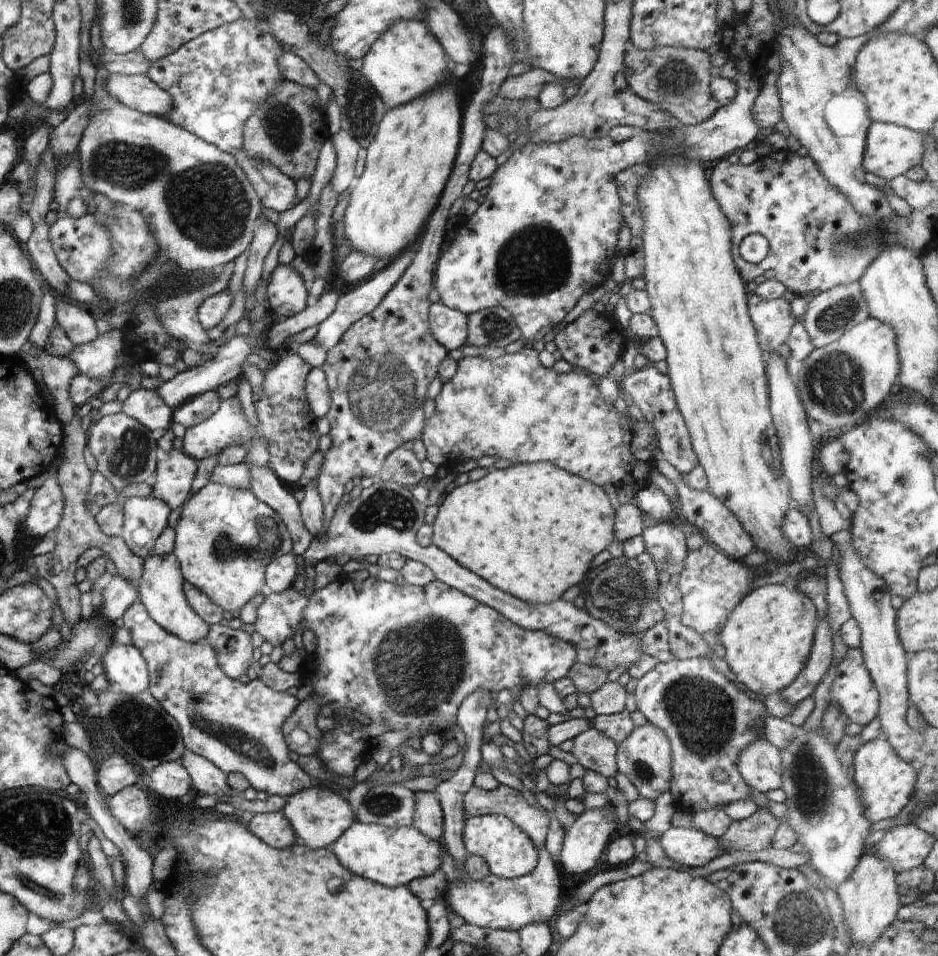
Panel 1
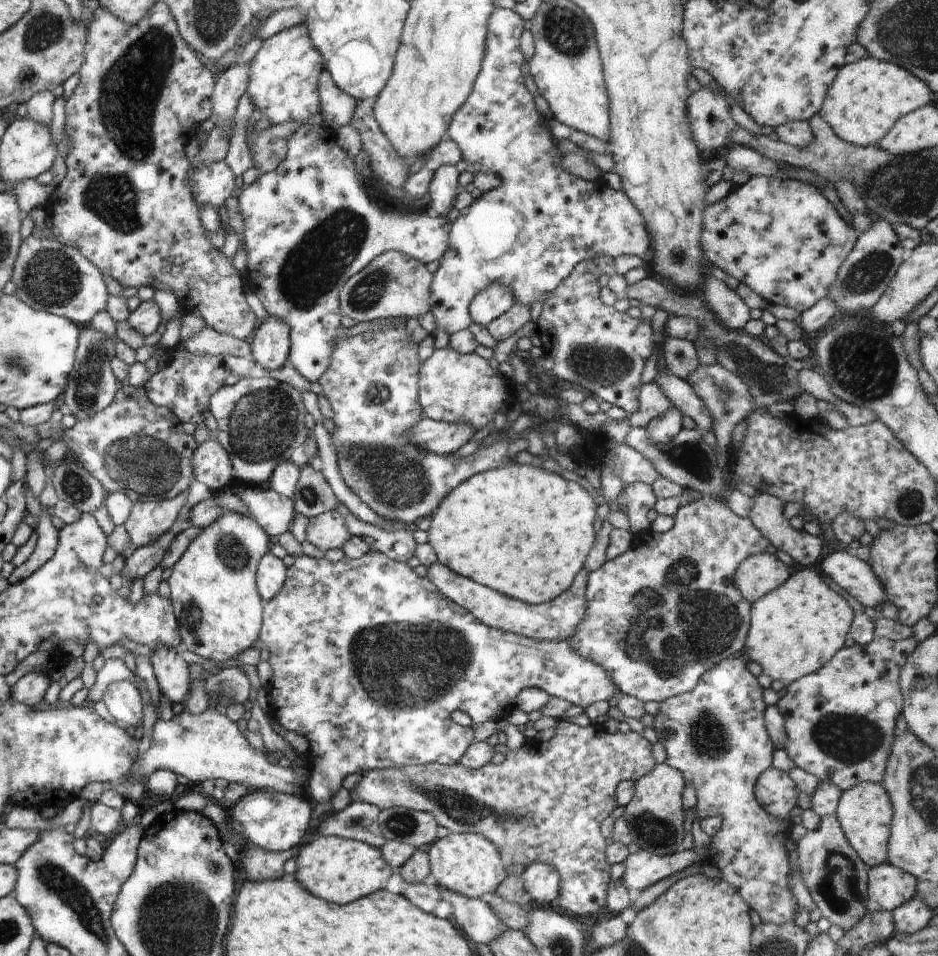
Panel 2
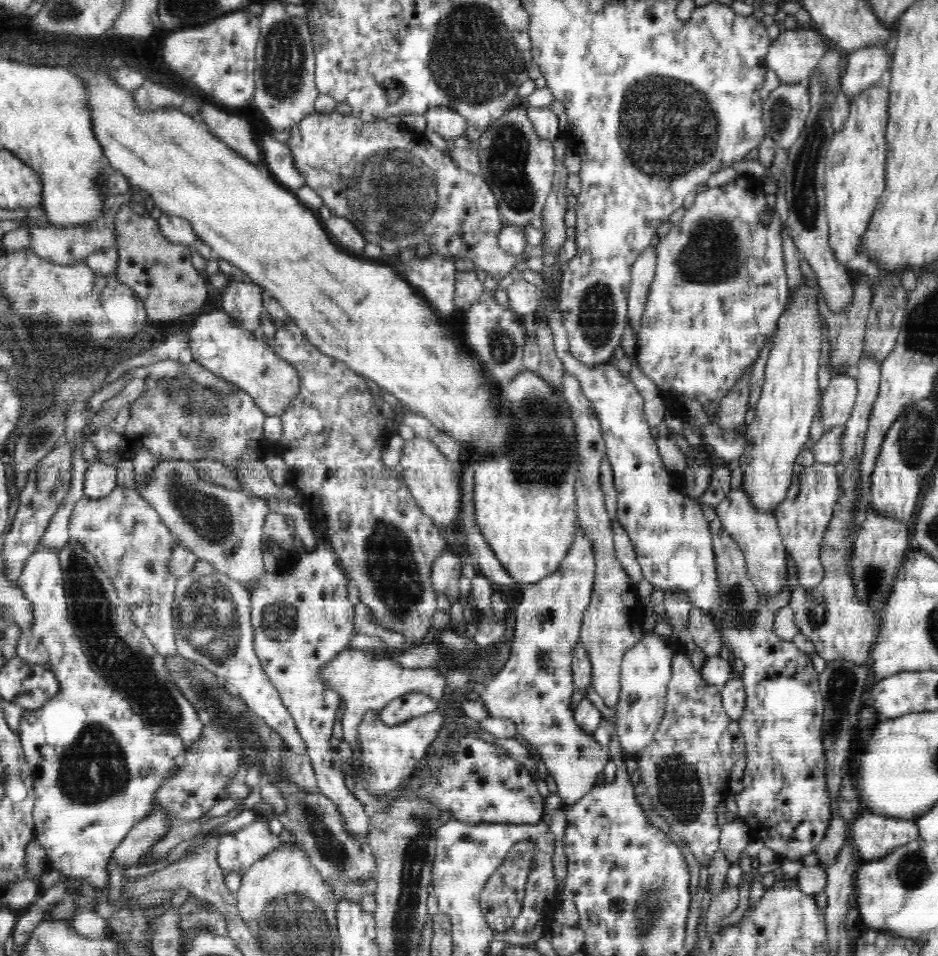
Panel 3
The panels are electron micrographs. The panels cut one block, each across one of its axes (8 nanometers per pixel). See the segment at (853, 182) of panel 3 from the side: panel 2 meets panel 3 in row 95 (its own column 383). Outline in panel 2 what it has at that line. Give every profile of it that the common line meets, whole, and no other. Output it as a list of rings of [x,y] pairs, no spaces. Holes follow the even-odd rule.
[[[318,836],[302,846],[296,857],[294,877],[310,894],[338,905],[348,904],[386,888],[392,866],[382,858],[380,849],[365,842],[335,836]]]

